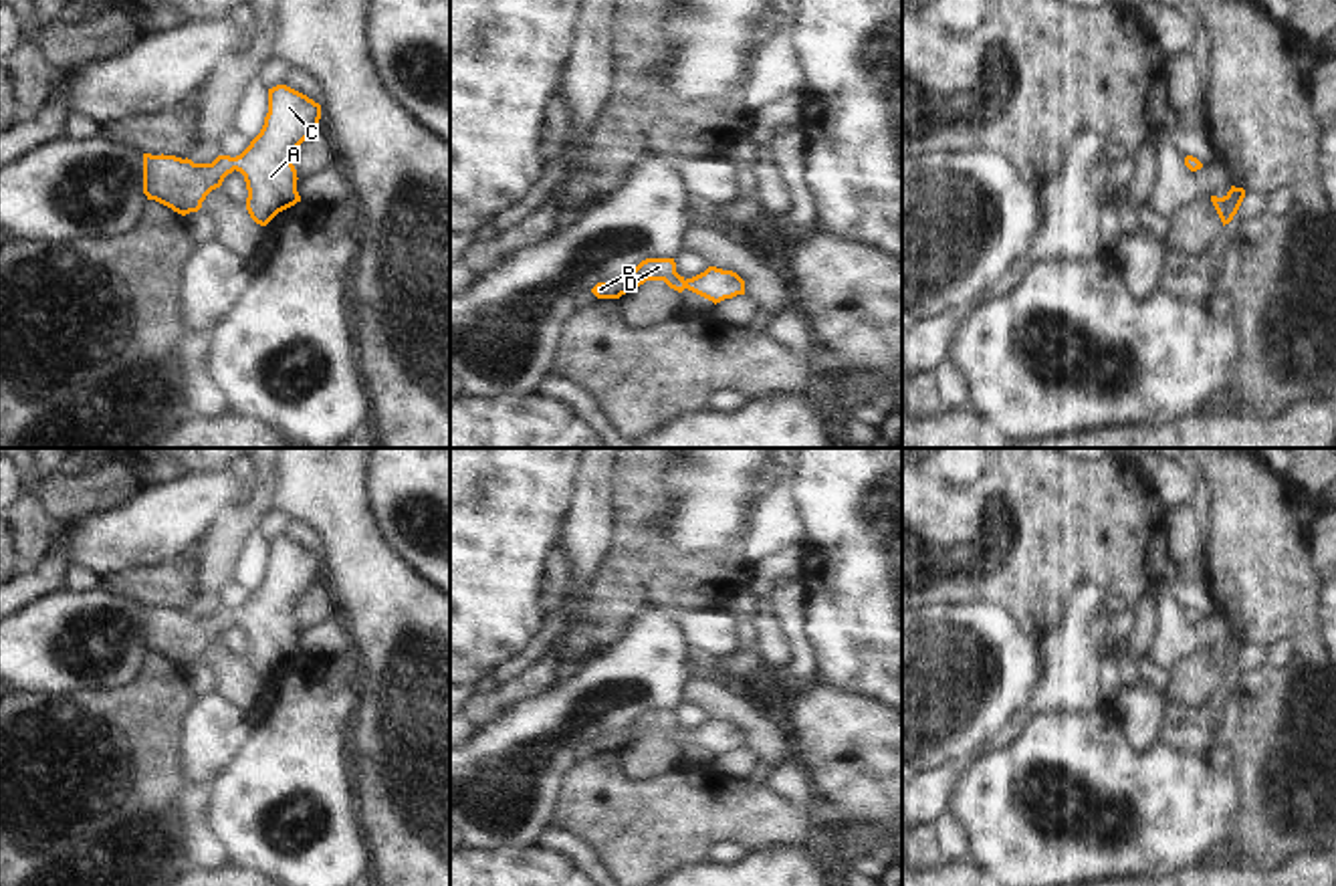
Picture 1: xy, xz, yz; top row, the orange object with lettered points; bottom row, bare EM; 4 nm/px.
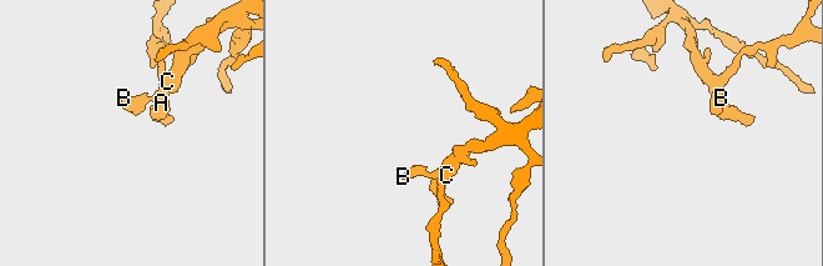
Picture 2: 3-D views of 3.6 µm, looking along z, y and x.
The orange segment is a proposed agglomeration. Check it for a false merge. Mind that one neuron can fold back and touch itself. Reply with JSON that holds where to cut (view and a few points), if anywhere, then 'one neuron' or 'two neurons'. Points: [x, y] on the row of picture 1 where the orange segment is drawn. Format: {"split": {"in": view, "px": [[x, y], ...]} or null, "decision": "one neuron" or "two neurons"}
{"split": null, "decision": "one neuron"}

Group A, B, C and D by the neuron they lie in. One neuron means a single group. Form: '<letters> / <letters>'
A B C D

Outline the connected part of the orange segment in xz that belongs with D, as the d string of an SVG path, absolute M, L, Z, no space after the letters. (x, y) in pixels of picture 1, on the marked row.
M646 258L622 279L597 283L591 293L597 299L620 299L622 295L630 293L634 285L640 287L646 281L664 281L678 293L688 289L714 305L725 299L745 295L745 281L737 272L708 266L704 272L692 279L684 279L676 272L674 258Z

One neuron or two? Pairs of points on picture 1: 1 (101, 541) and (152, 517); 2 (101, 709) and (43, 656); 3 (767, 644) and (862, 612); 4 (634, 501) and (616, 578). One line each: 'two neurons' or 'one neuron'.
1: one neuron
2: two neurons
3: two neurons
4: one neuron

